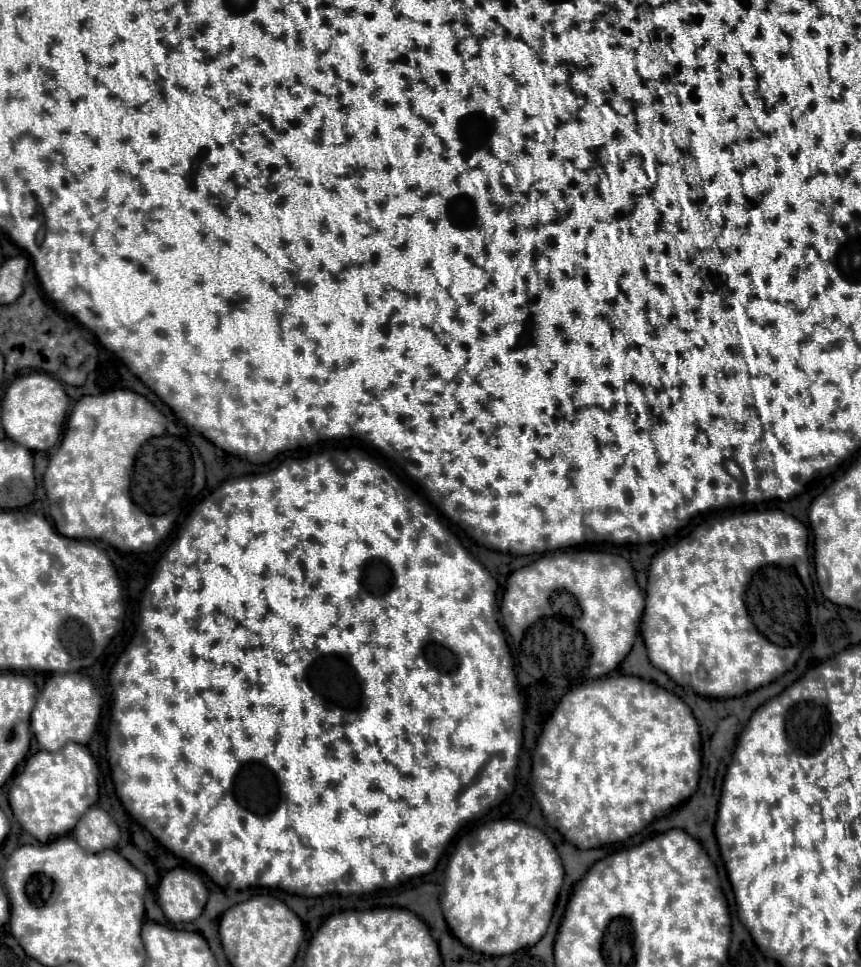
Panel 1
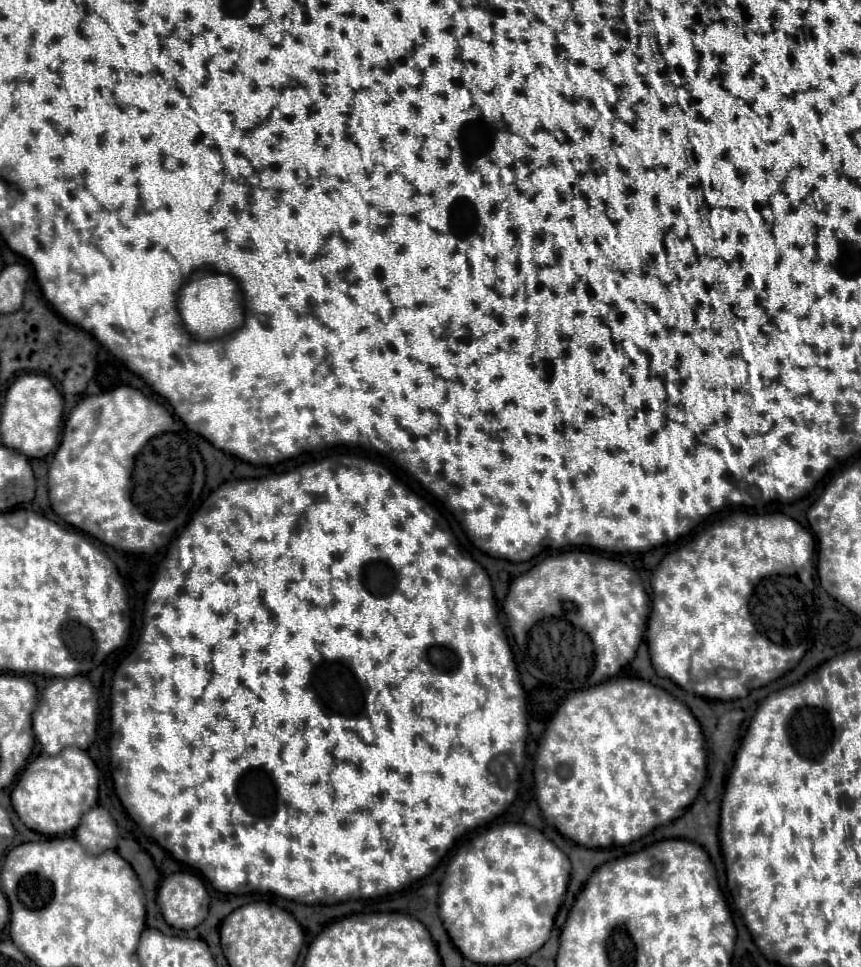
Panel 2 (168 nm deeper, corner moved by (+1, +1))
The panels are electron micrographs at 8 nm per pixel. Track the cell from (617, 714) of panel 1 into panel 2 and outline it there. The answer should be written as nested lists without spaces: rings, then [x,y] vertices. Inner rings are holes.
[[[611,678],[561,704],[539,743],[534,768],[539,808],[551,826],[581,846],[615,848],[685,814],[707,774],[705,738],[691,710],[665,690],[639,678]],[[561,766],[569,768],[567,778],[559,776]]]

